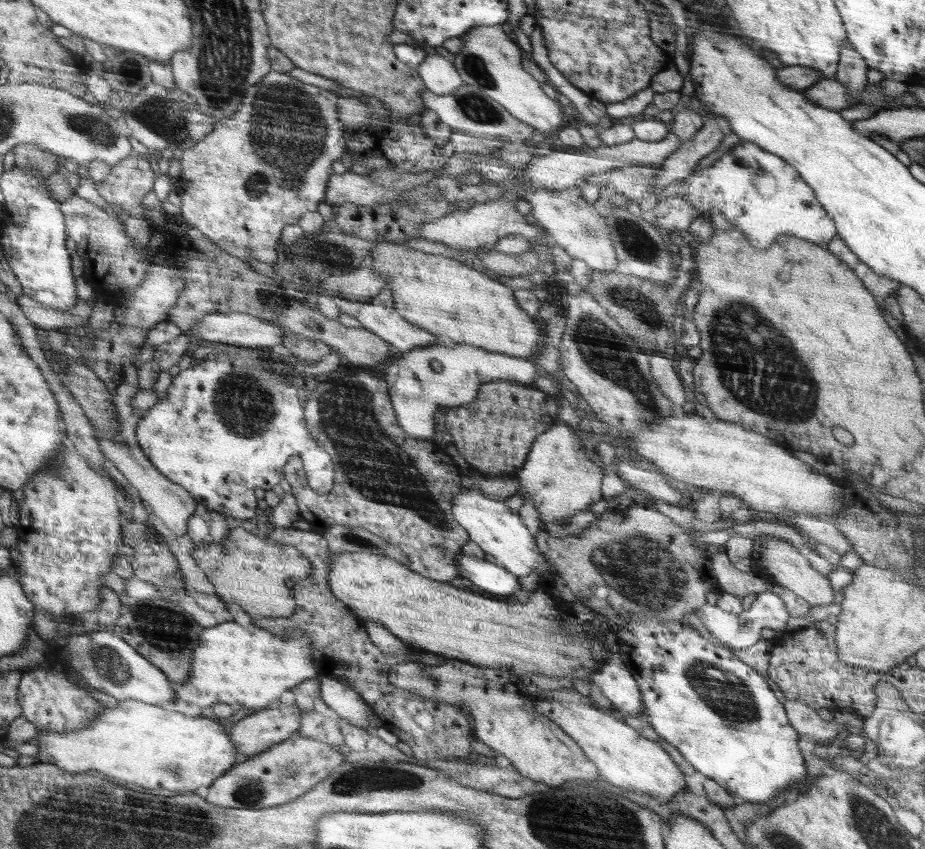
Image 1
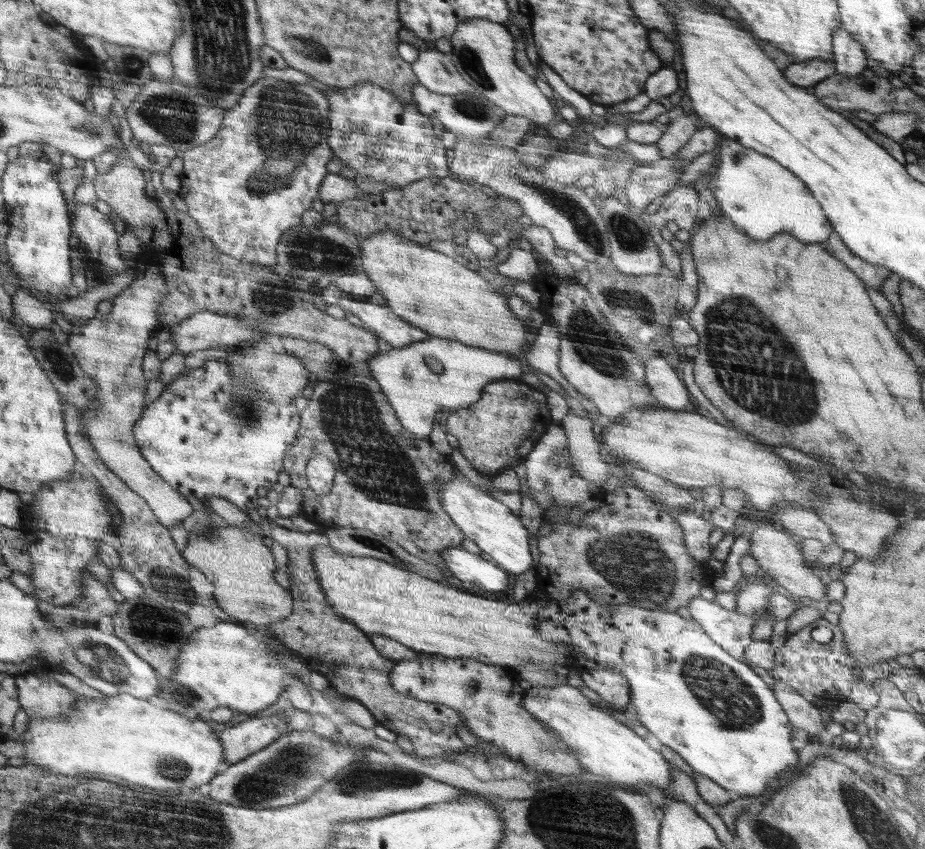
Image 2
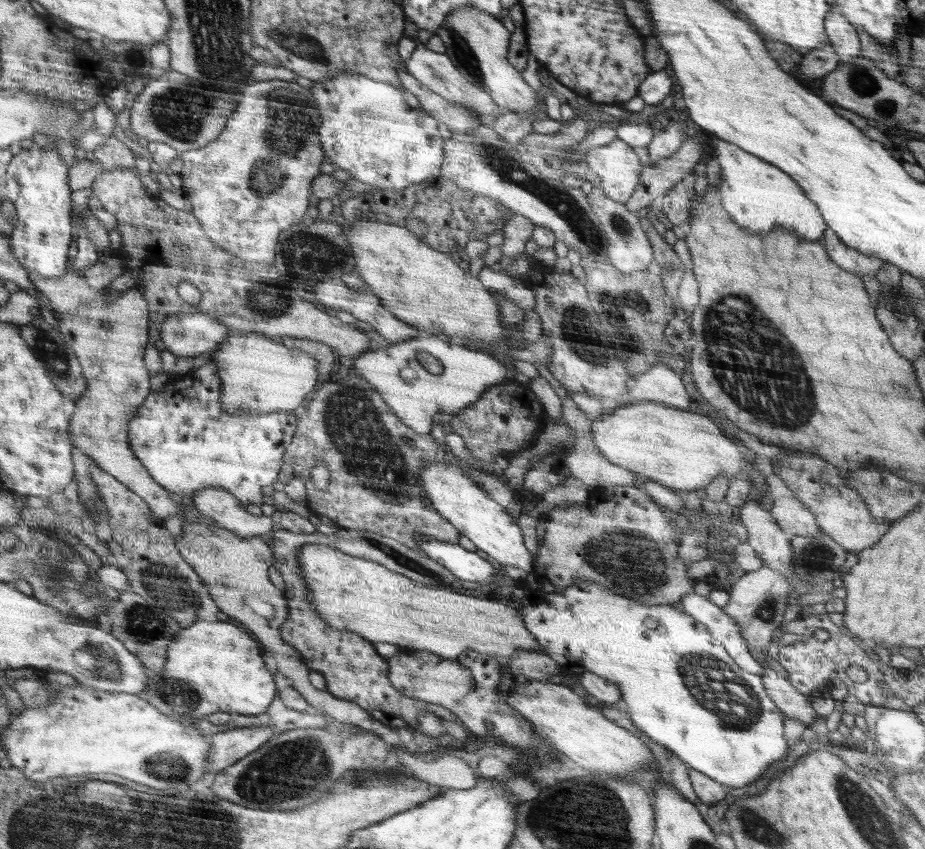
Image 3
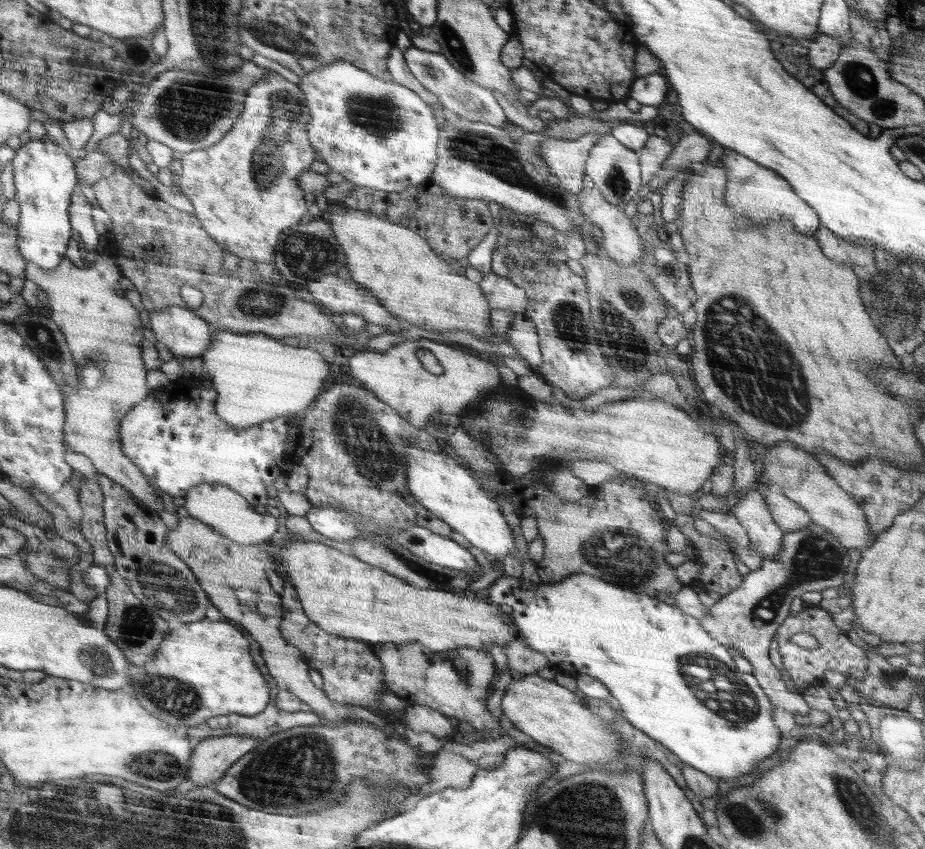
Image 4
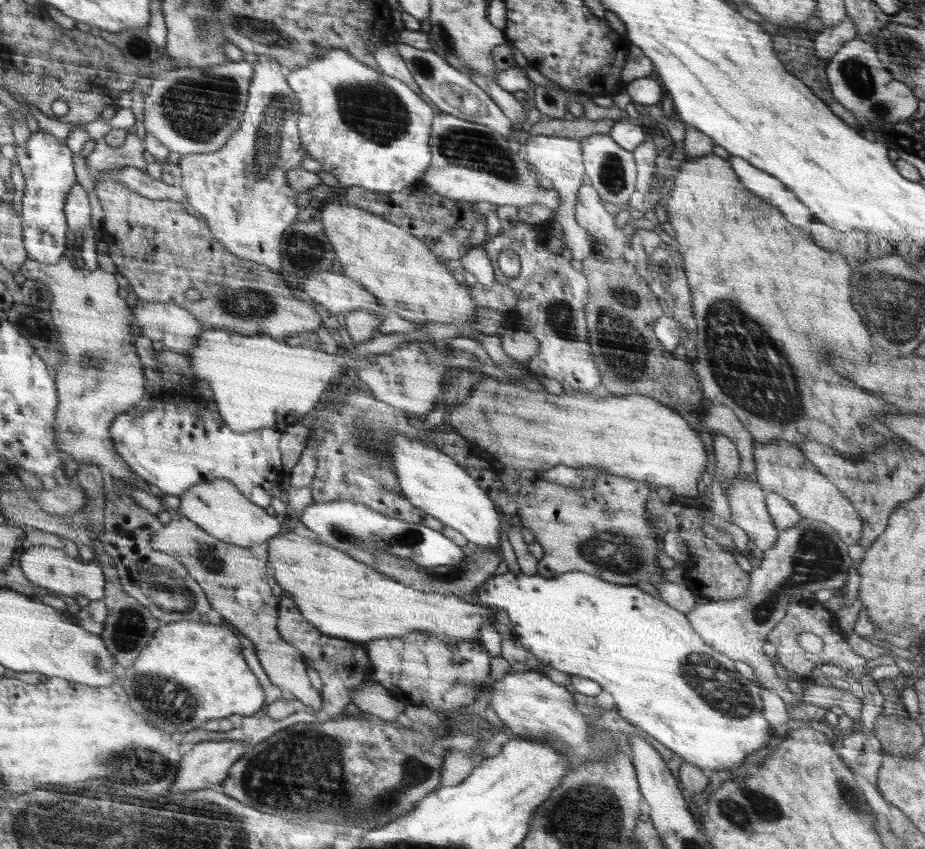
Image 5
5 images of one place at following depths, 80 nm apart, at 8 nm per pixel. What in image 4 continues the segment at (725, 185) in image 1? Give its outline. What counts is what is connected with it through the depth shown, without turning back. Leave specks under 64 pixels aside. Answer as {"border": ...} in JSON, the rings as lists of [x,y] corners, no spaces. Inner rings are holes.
{"border":[[[725,148],[720,162],[728,170],[726,198],[732,210],[748,216],[747,219],[754,220],[754,222],[778,221],[780,216],[782,219],[790,218],[793,223],[794,220],[798,220],[798,230],[804,230],[804,234],[816,232],[816,228],[820,226],[816,211],[799,195],[794,194],[795,190],[792,190],[794,187],[791,186],[791,183],[786,182],[786,178],[782,178],[775,170],[770,170],[731,148]]]}

